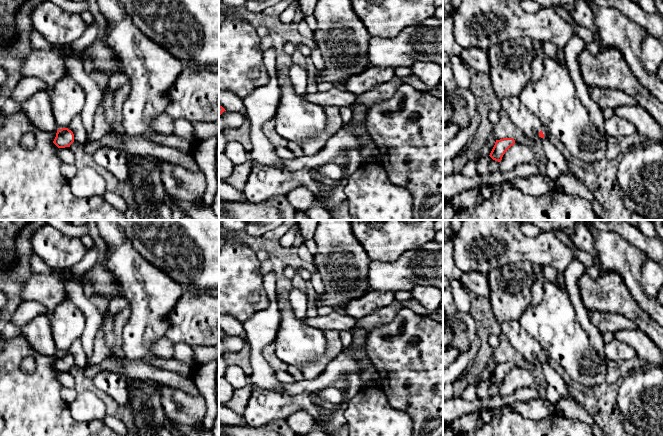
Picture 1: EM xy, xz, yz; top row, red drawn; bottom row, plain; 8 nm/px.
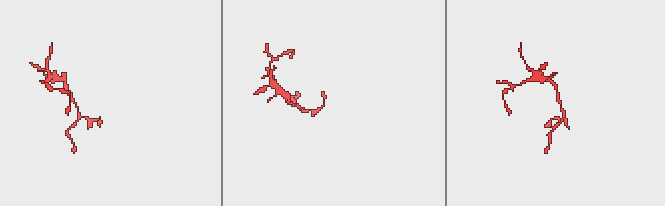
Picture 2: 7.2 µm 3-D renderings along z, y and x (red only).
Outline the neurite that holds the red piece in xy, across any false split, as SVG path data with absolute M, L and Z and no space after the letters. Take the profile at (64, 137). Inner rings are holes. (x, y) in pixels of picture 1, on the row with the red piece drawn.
M68 128L58 129L53 143L58 148L70 147L74 142L74 134Z

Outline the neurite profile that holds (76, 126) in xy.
M80 115L74 117L68 129L71 130L74 134L74 142L77 142L81 145L85 145L87 140L87 133L83 126L82 119Z

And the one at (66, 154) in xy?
M69 147L59 148L58 155L65 164L75 164L75 155Z

